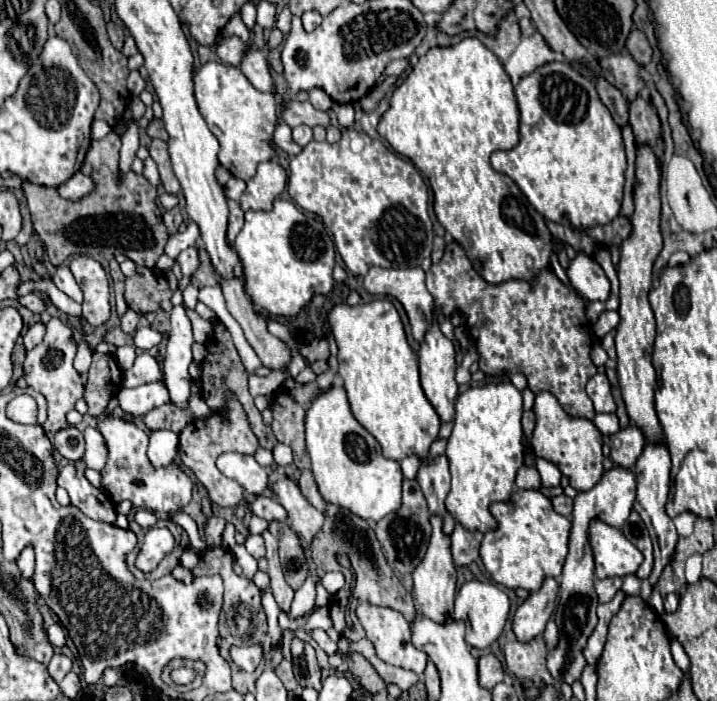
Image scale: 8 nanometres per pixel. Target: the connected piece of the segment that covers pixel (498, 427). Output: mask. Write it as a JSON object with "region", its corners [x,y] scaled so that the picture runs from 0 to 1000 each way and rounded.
{"region":[[[713,544],[657,552],[640,561],[635,572],[632,615],[621,641],[629,672],[629,700],[621,712],[621,723],[637,746],[657,757],[676,760],[688,755],[693,746],[682,732],[682,720],[710,715],[715,703],[721,669],[729,663],[727,589],[727,558]]]}

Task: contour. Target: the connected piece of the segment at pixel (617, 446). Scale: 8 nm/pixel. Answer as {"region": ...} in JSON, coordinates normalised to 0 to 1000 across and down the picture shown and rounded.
{"region":[[[877,606],[877,612],[863,612],[849,626],[852,626],[849,638],[852,638],[855,660],[872,669],[880,669],[897,643],[897,635],[900,635],[897,618],[886,606]]]}

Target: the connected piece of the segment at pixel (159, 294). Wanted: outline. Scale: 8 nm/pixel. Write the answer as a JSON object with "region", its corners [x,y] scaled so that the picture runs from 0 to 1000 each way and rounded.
{"region":[[[191,381],[191,392],[174,401],[177,435],[194,447],[216,447],[227,441],[238,444],[238,412],[230,392],[205,381]]]}

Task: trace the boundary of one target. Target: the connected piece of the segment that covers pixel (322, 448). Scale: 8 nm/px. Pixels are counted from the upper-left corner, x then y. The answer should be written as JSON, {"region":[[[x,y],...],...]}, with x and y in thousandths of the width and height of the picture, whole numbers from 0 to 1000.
{"region":[[[476,549],[434,575],[425,595],[425,612],[437,680],[453,715],[470,718],[498,738],[523,746],[559,723],[559,663],[556,658],[534,652],[526,626],[492,595],[484,561]]]}

